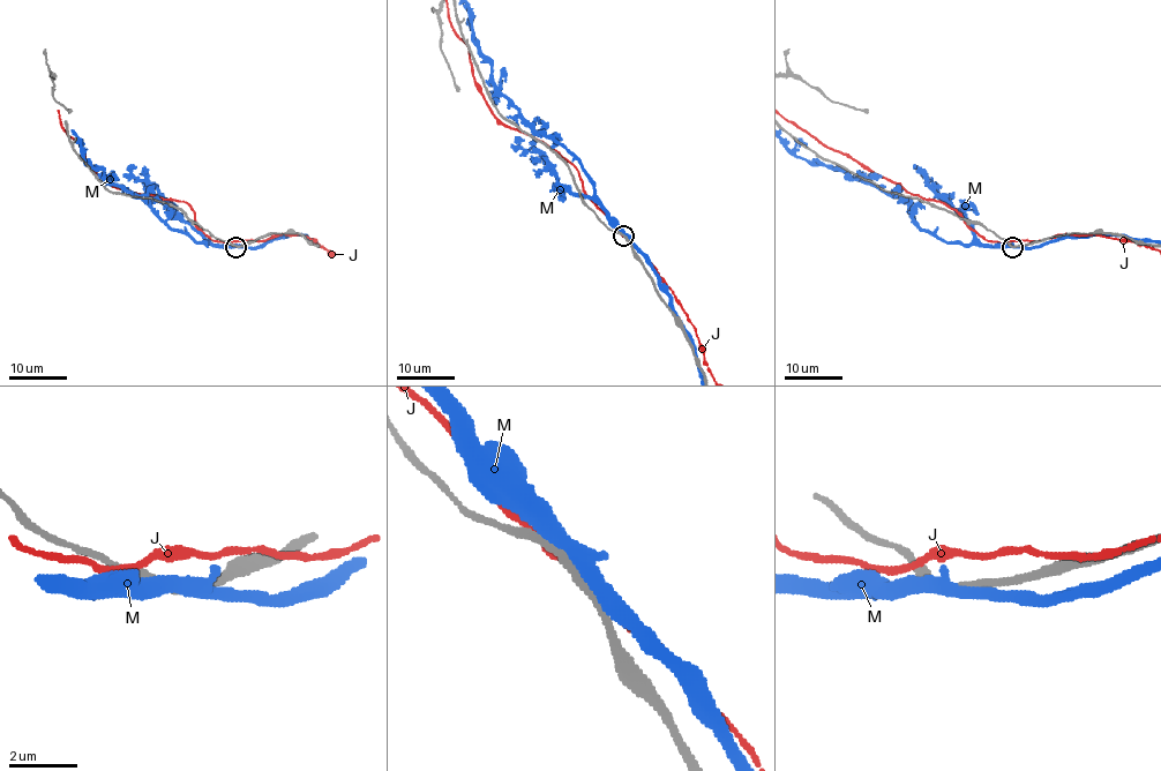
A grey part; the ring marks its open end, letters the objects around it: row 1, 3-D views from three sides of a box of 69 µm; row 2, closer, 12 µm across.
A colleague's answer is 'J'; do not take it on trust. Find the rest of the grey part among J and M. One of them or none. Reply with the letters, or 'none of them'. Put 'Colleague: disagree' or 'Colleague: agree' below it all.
none of them
Colleague: disagree

